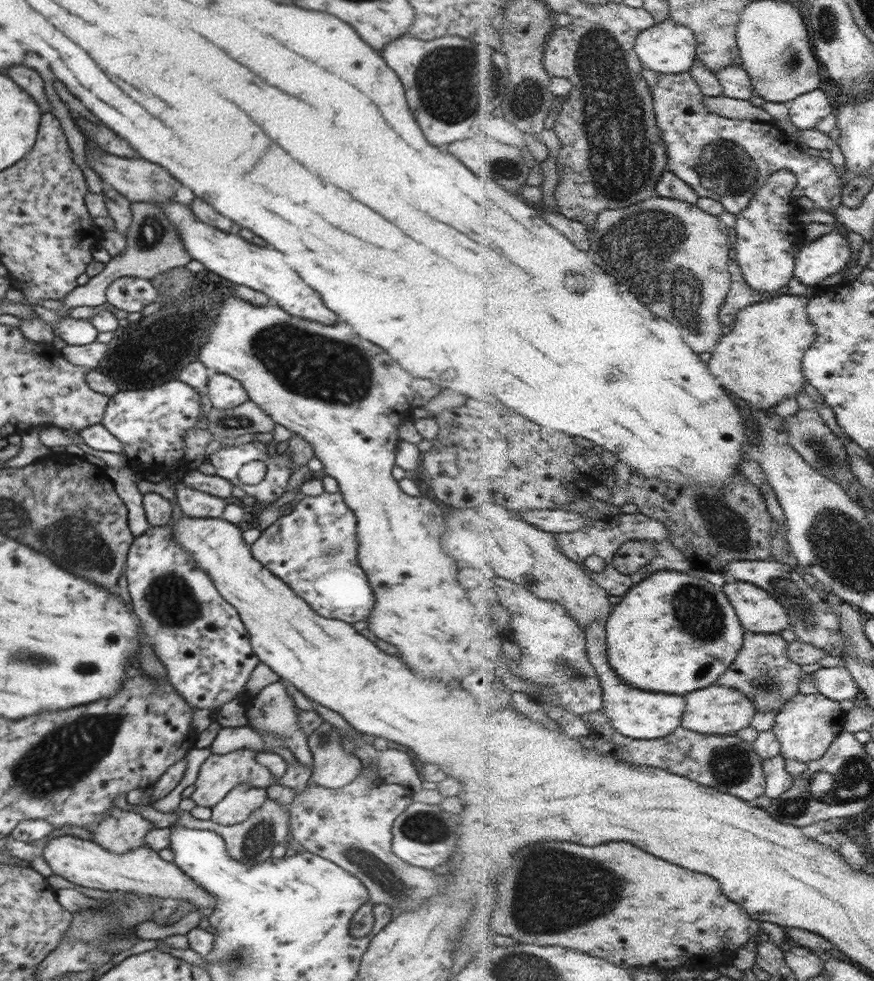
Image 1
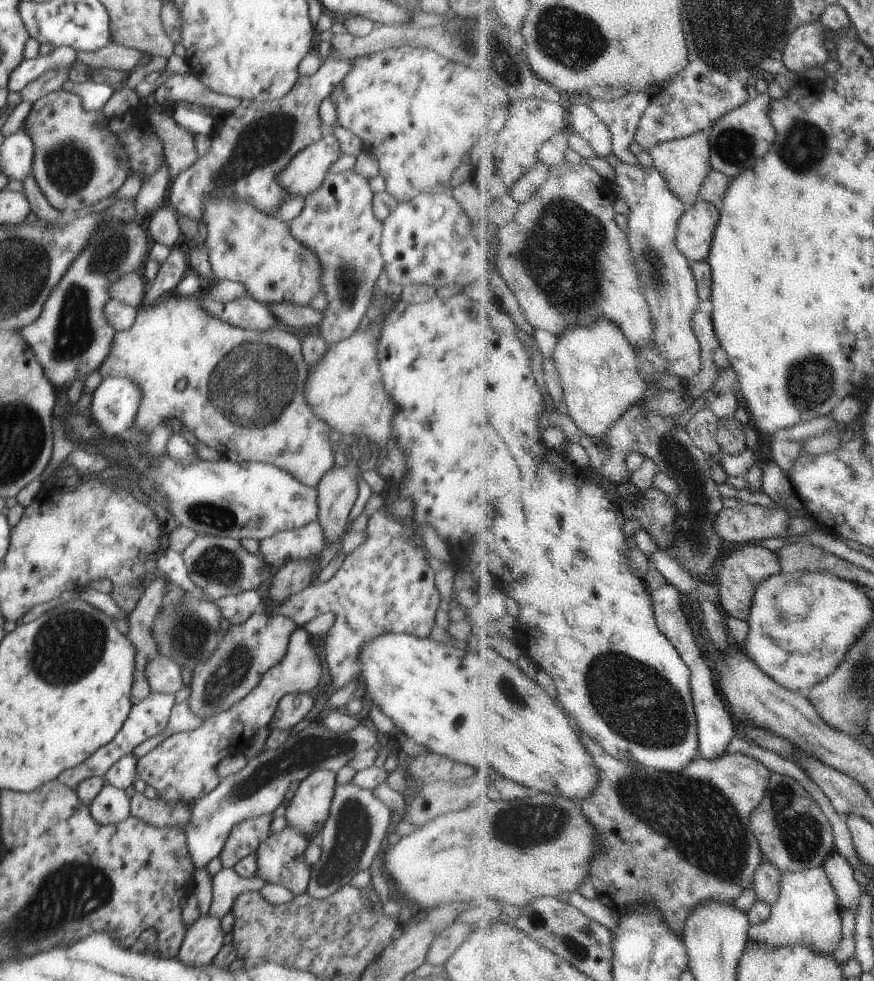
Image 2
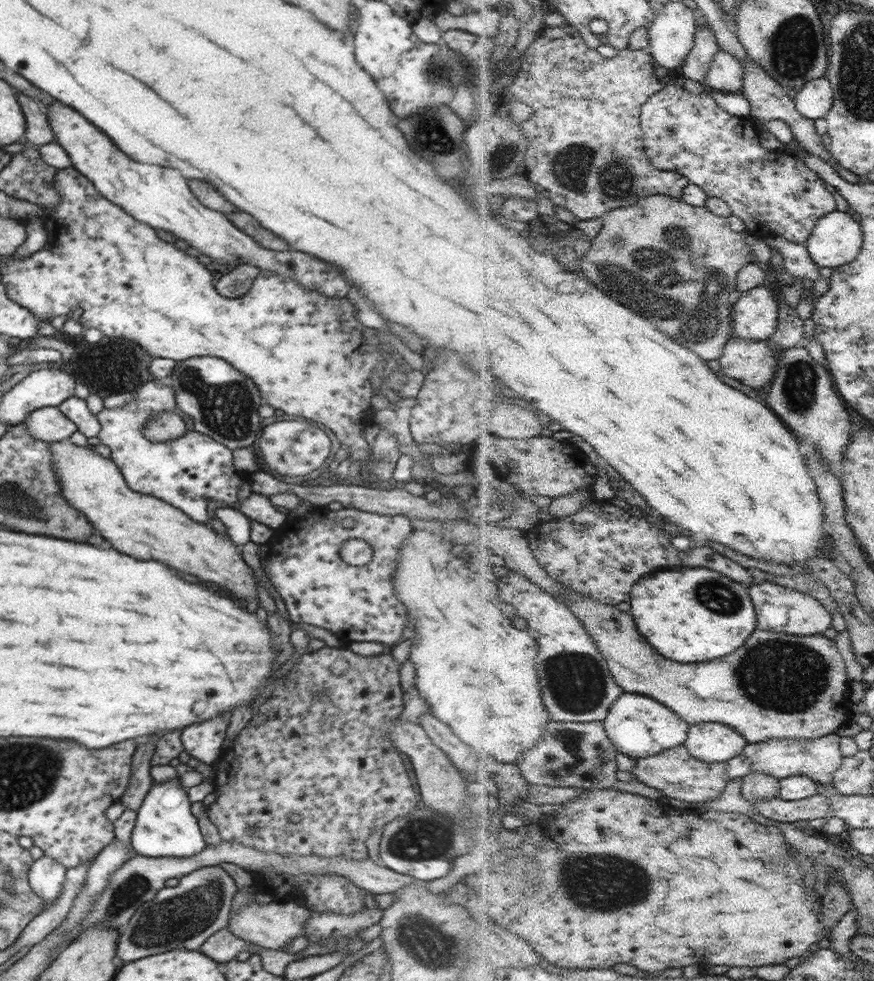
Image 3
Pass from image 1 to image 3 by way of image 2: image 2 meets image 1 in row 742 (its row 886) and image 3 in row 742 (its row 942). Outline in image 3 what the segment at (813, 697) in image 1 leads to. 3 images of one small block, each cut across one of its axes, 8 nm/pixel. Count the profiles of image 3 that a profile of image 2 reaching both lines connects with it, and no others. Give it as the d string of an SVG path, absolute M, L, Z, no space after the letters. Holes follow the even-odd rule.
M836 732L825 736L806 740L804 738L783 738L778 740L772 739L770 742L752 742L743 752L749 756L753 762L753 772L762 772L772 775L778 779L786 779L792 776L805 775L818 783L834 787L834 775L841 770L845 763L845 754L841 744L843 737Z

